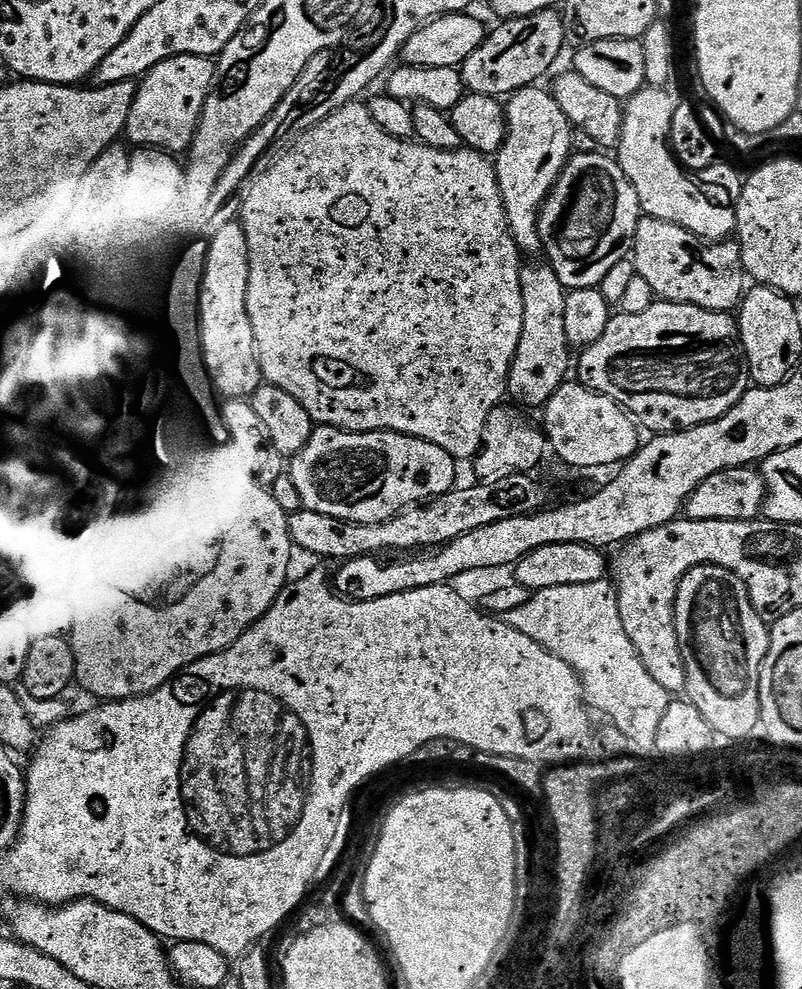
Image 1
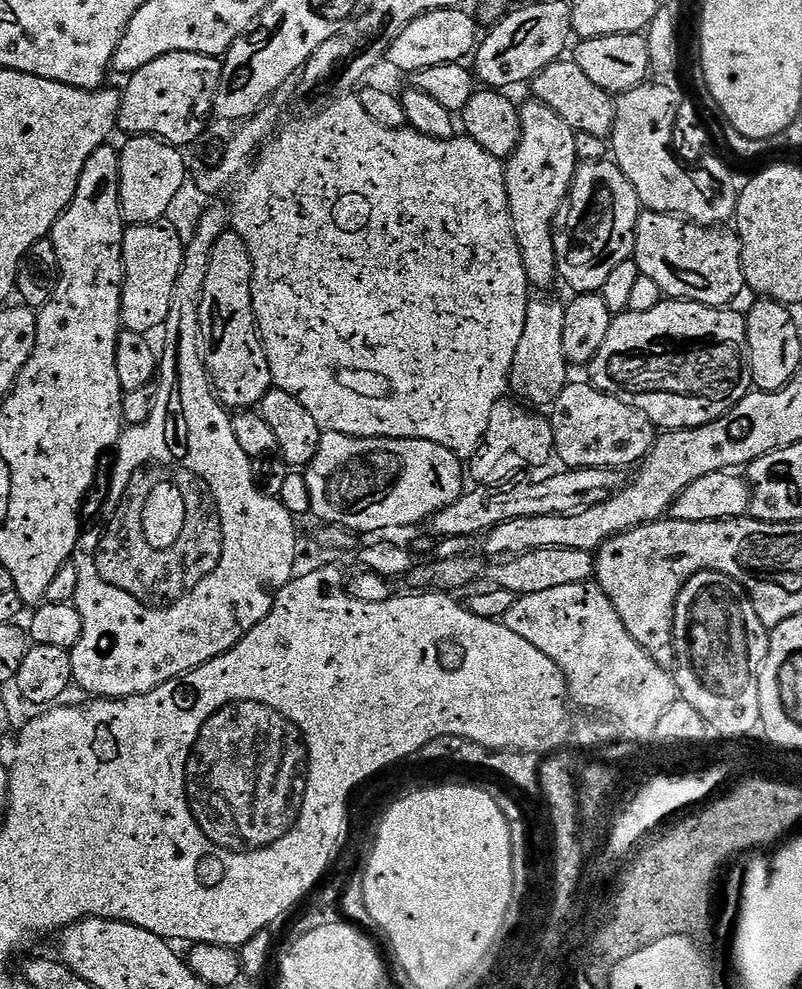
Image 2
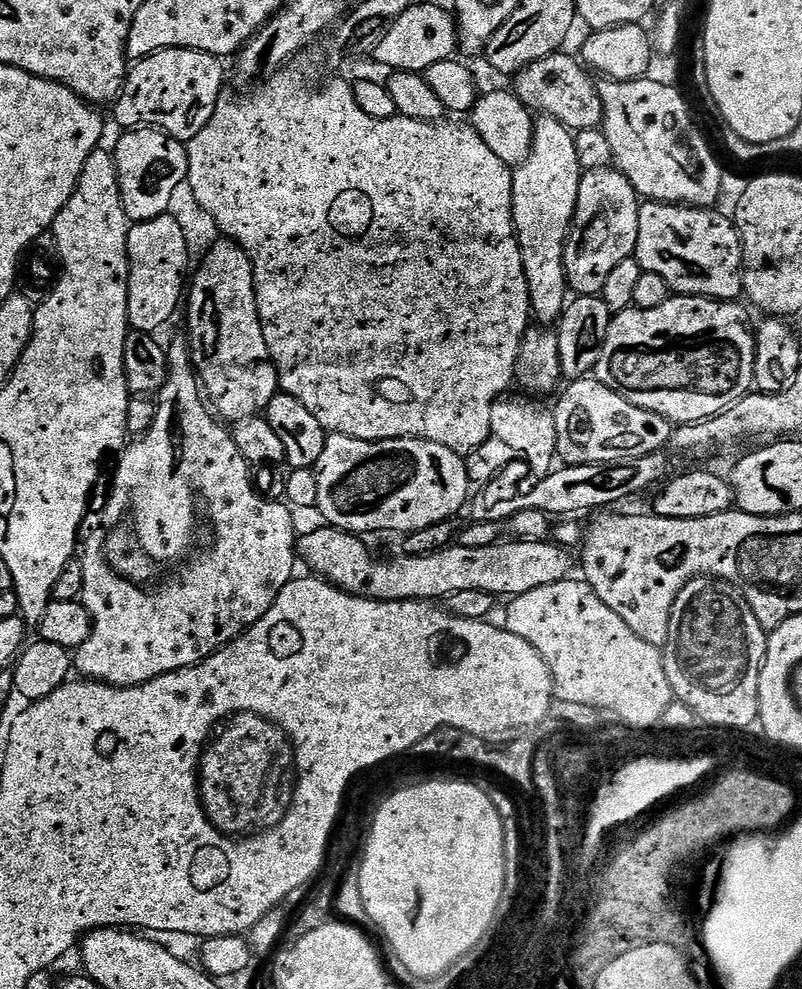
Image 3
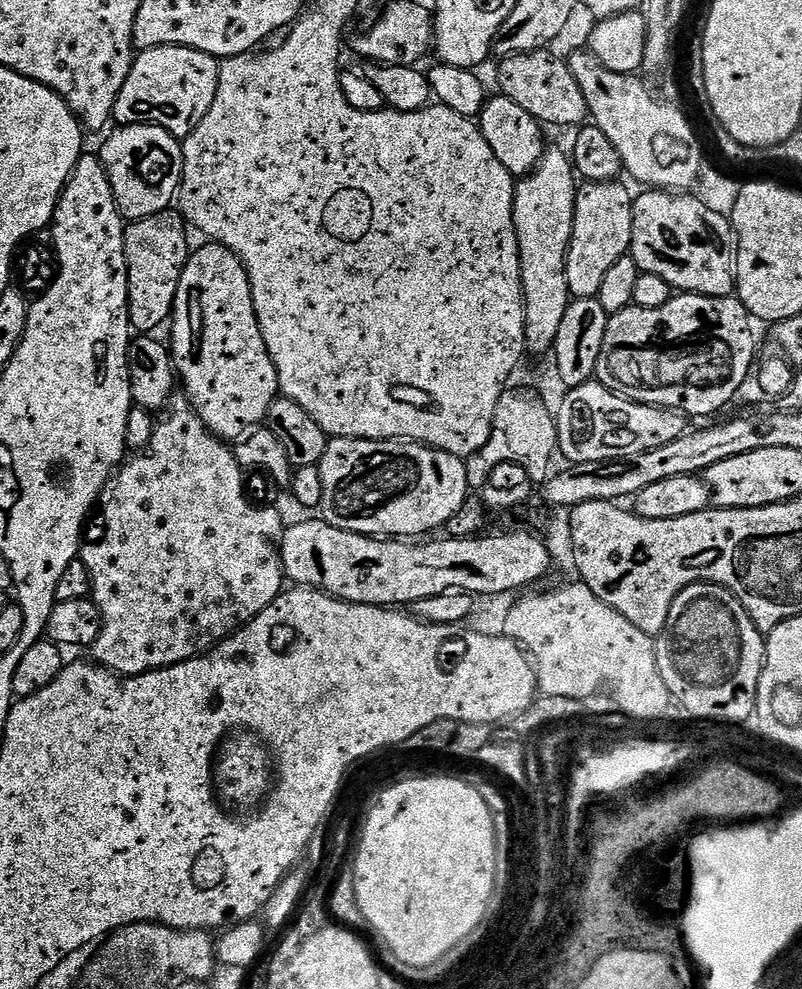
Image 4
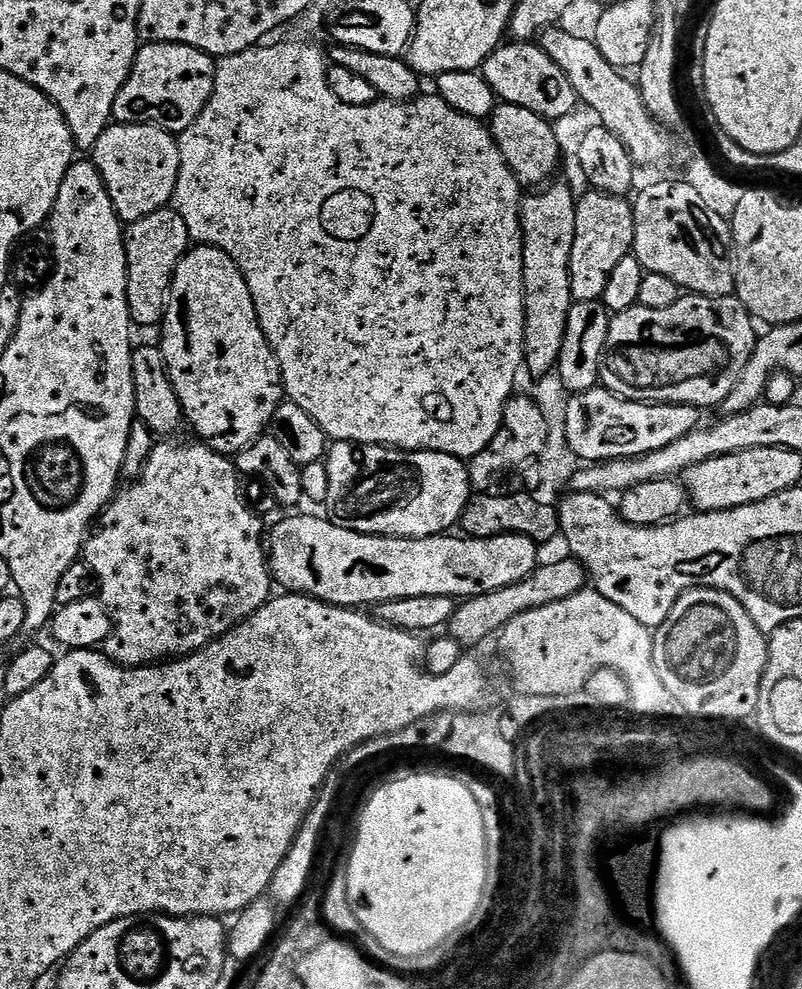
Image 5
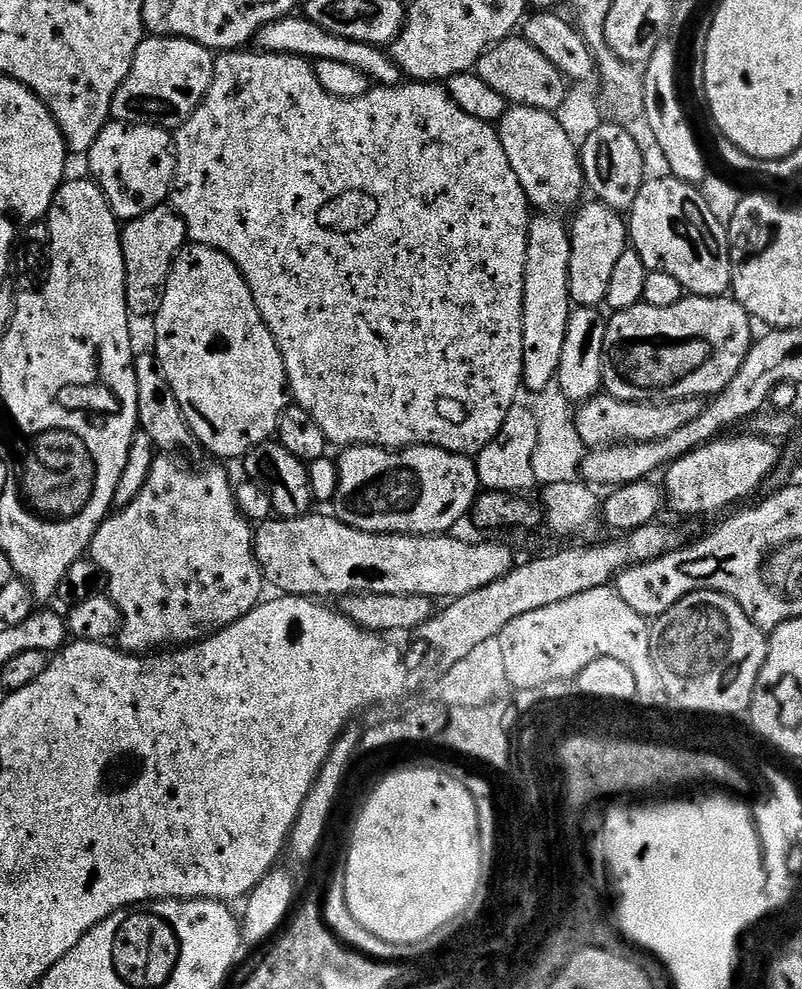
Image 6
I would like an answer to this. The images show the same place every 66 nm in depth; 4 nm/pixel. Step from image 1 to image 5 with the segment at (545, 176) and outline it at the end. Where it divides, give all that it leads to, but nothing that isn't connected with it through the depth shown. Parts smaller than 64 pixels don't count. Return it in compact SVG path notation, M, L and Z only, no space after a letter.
M556 183L533 191L536 192L533 196L525 195L520 205L520 229L524 239L524 368L532 378L545 376L559 365L562 342L566 338L566 318L574 303L570 290L570 254L574 250L578 196L566 185Z

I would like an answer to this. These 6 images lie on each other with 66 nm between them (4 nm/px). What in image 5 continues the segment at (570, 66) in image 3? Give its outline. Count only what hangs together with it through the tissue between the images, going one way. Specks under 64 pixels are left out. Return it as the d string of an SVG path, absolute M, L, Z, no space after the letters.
M504 42L486 58L482 65L482 75L490 82L497 101L522 106L544 120L557 122L564 120L578 108L576 91L570 86L570 78L551 60L550 54L540 49L536 42Z

